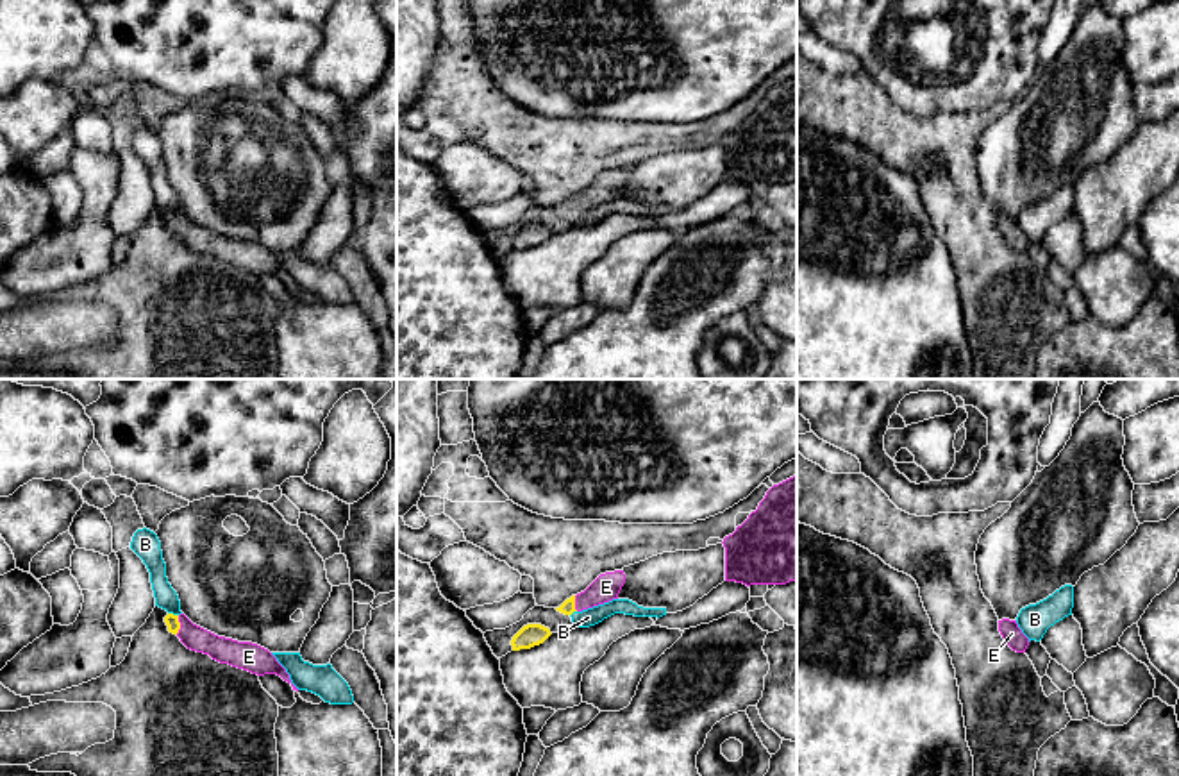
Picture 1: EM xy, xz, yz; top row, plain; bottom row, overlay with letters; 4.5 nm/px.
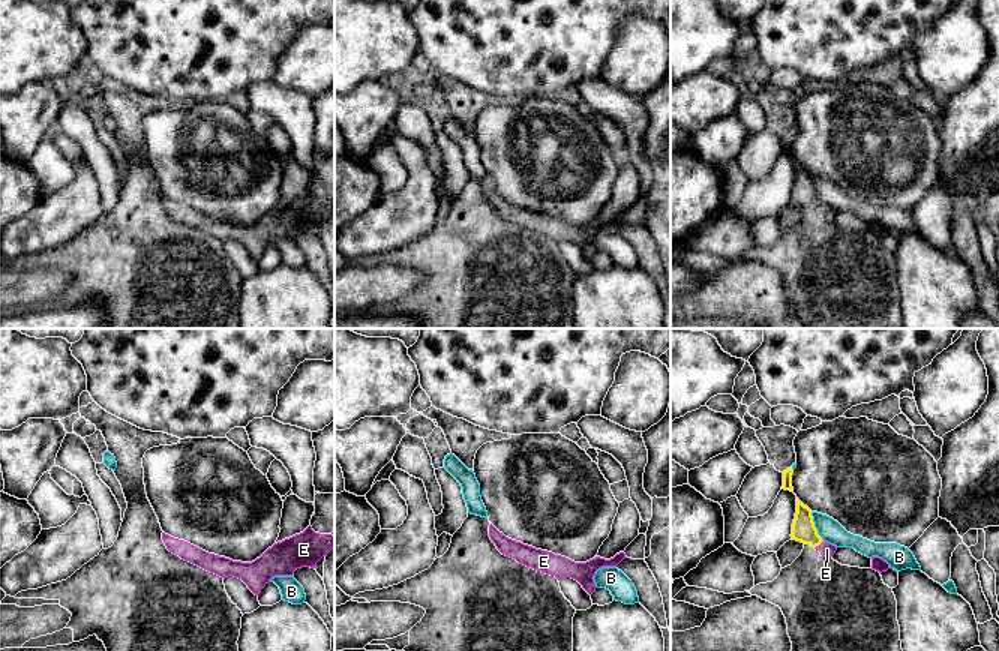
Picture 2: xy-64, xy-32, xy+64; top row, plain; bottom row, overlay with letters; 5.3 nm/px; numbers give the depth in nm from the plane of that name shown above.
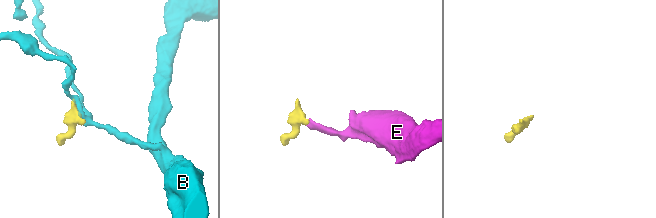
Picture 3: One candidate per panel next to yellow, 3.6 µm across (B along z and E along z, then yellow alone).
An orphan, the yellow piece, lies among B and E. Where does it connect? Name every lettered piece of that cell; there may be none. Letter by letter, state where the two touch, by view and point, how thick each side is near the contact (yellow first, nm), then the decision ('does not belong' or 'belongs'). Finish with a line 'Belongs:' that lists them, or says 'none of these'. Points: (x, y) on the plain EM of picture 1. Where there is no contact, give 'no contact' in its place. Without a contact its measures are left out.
B: contact xy (172, 213); calibres 60 and 100 nm; does not belong
E: contact xy (179, 224); calibres 60 and 120 nm; belongs
Belongs: E

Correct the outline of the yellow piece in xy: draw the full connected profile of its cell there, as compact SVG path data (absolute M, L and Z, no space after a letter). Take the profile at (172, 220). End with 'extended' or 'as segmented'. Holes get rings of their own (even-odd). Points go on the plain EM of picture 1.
M168 213L164 222L168 231L177 234L180 241L191 250L209 254L220 263L229 263L257 275L277 274L284 281L291 283L289 274L277 261L277 257L257 243L218 236L193 224L184 213Z | extended

